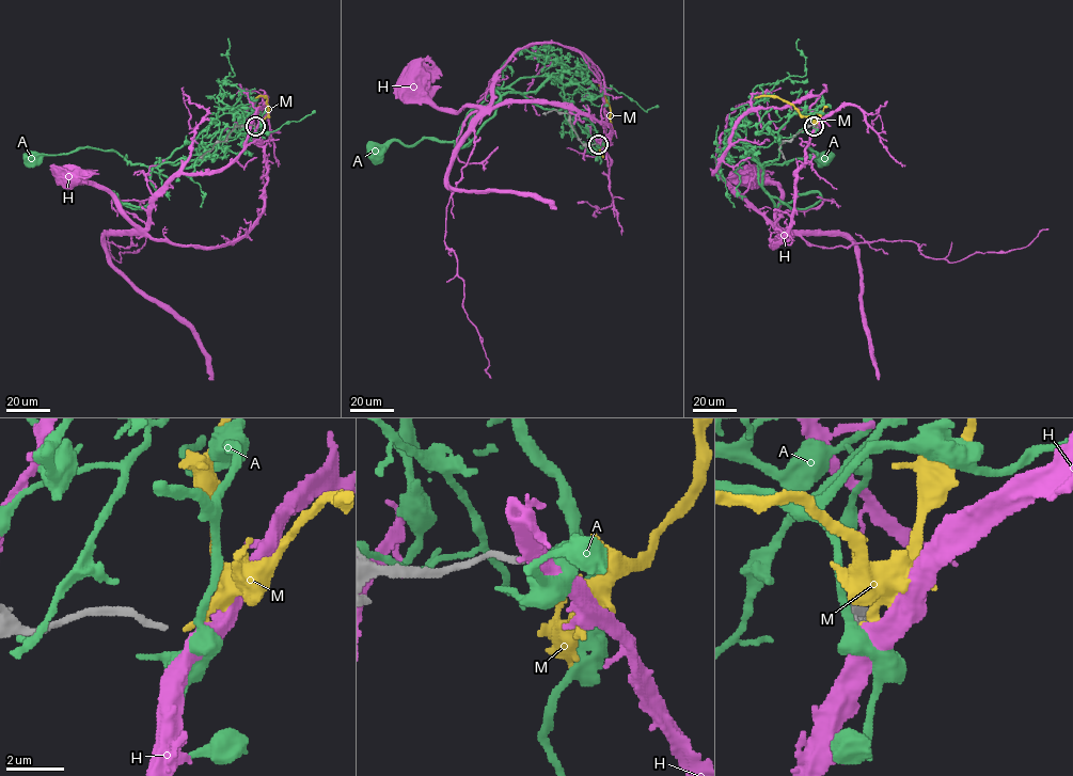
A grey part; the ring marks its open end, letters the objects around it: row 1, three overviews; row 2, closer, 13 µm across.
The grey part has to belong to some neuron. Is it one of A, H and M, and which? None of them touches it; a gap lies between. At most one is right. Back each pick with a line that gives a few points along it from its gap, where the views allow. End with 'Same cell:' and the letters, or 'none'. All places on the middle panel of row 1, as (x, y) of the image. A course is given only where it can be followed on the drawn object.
M: course (599, 144), (604, 145), (610, 140), (611, 123), (608, 101), (598, 84)
Same cell: M

